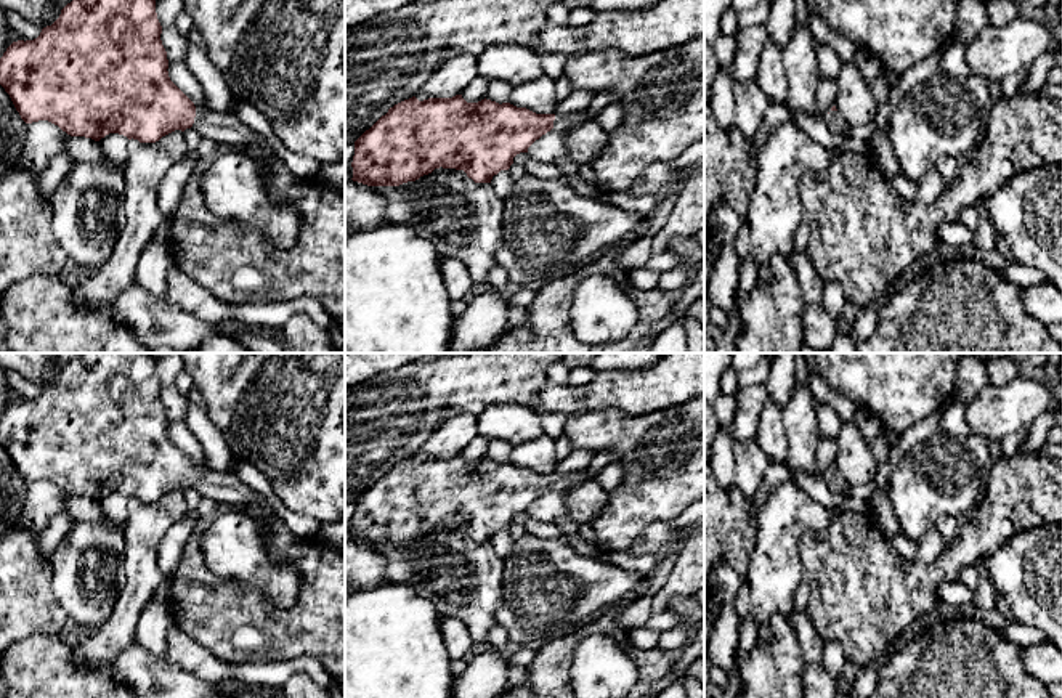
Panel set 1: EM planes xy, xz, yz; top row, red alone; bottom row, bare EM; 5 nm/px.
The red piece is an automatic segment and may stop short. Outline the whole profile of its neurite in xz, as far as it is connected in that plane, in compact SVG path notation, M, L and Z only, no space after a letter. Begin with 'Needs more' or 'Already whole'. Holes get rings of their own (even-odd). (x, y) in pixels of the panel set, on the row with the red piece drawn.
Needs more. M462 95L424 101L412 96L390 108L355 141L351 180L367 186L399 186L443 167L464 170L475 183L491 183L494 175L510 168L517 154L528 152L528 148L552 128L568 133L581 124L595 120L595 116L536 114L526 108L499 104L486 98L467 103Z

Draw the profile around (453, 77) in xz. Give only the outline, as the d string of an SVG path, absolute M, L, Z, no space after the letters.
M459 53L448 59L415 93L419 101L428 98L452 98L460 95L478 75L476 56Z

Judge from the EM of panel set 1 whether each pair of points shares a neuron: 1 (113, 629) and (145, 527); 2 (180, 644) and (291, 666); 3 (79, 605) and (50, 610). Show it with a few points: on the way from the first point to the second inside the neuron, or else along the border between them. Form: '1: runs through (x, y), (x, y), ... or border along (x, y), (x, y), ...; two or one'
1: runs through (129, 604), (140, 588), (140, 552); one
2: runs through (207, 666), (217, 671), (263, 671); one
3: border along (50, 573), (53, 596), (69, 616); two

